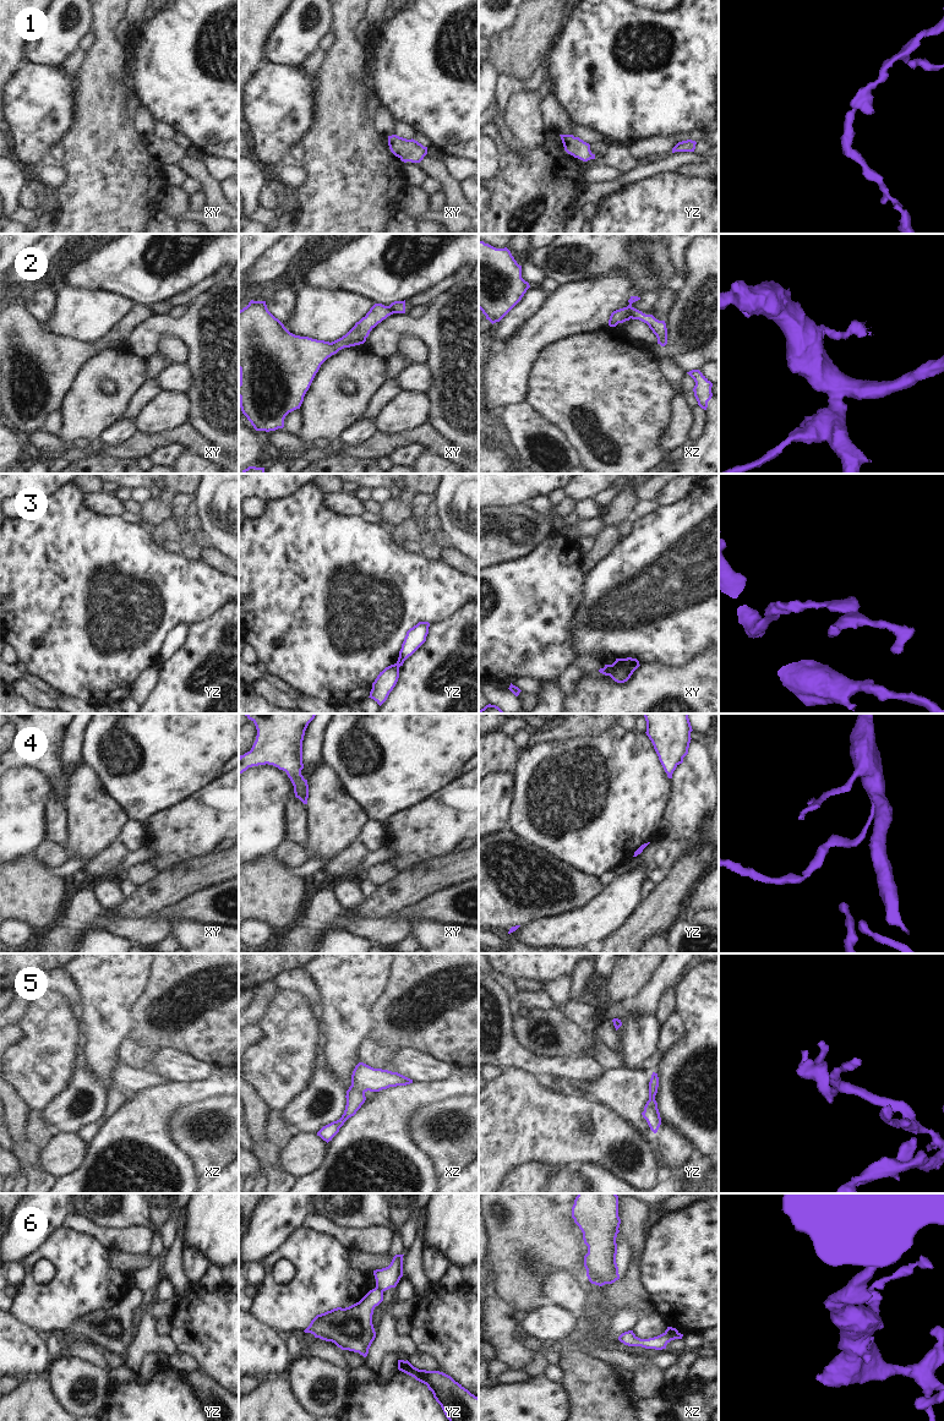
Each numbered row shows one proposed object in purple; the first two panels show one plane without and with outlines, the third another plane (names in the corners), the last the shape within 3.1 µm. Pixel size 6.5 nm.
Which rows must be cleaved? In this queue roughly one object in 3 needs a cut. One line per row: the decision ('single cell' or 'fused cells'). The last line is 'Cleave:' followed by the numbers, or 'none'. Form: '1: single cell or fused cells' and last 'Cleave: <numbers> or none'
1: single cell
2: fused cells
3: fused cells
4: single cell
5: single cell
6: fused cells
Cleave: 2, 3, 6

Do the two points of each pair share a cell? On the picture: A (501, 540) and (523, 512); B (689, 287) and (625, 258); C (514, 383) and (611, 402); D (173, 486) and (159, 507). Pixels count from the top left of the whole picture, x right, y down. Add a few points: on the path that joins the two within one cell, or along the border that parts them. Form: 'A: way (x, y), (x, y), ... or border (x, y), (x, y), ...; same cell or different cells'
A: way (507, 533), (520, 519); same cell
B: border (677, 280), (674, 285); different cells
C: border (536, 359), (529, 373), (524, 402); different cells
D: way (169, 491), (162, 502); same cell

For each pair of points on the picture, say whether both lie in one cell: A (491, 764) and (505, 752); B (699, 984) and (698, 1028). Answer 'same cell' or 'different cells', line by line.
A: same cell
B: same cell

